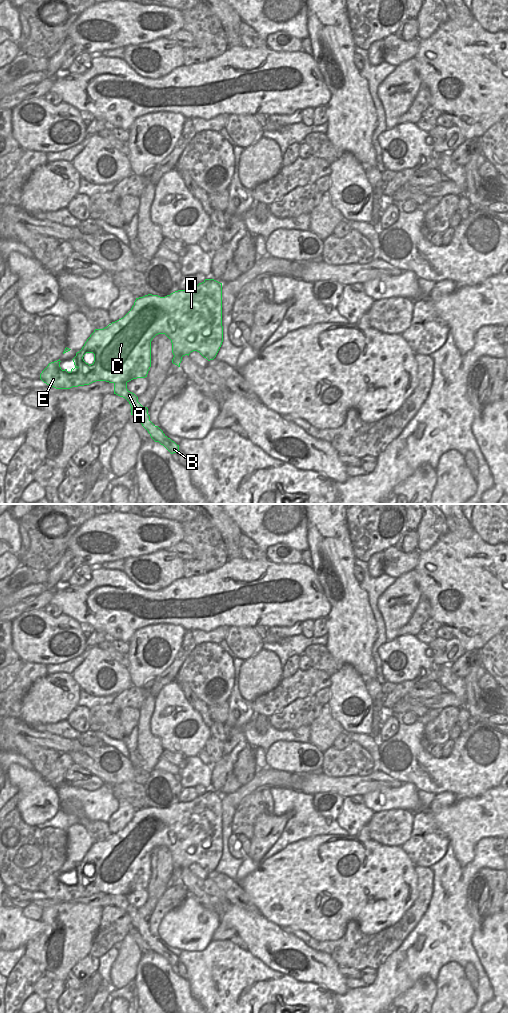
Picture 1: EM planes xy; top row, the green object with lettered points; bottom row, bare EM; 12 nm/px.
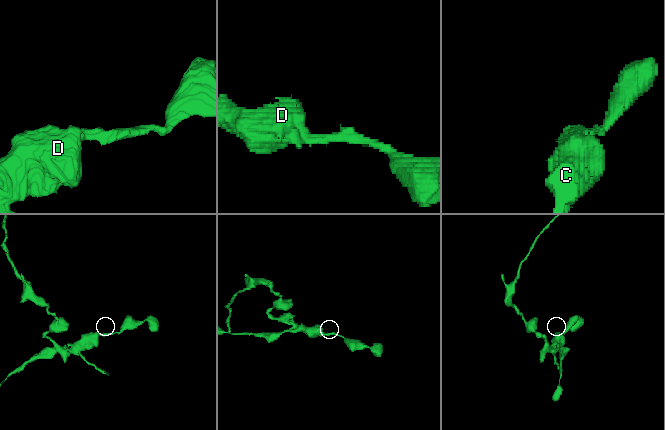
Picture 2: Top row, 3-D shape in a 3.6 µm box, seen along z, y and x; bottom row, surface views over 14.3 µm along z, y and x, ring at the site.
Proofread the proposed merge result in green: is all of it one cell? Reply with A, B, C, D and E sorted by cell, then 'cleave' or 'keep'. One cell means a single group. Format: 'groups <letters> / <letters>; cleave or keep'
groups A B E / C D; cleave

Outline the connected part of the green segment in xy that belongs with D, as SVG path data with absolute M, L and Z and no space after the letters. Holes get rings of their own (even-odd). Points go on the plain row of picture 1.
M205 791L191 802L178 802L165 809L148 806L136 810L131 822L123 830L103 841L95 841L72 872L84 886L88 886L90 896L96 893L127 895L133 891L145 890L151 879L151 853L158 846L165 846L171 852L174 867L172 875L178 879L182 869L189 868L193 863L199 864L208 873L213 872L223 854L222 795ZM86 865L94 866L94 874L91 877L83 871Z

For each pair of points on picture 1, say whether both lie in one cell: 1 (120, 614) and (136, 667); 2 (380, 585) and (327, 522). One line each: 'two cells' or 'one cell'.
1: two cells
2: two cells

